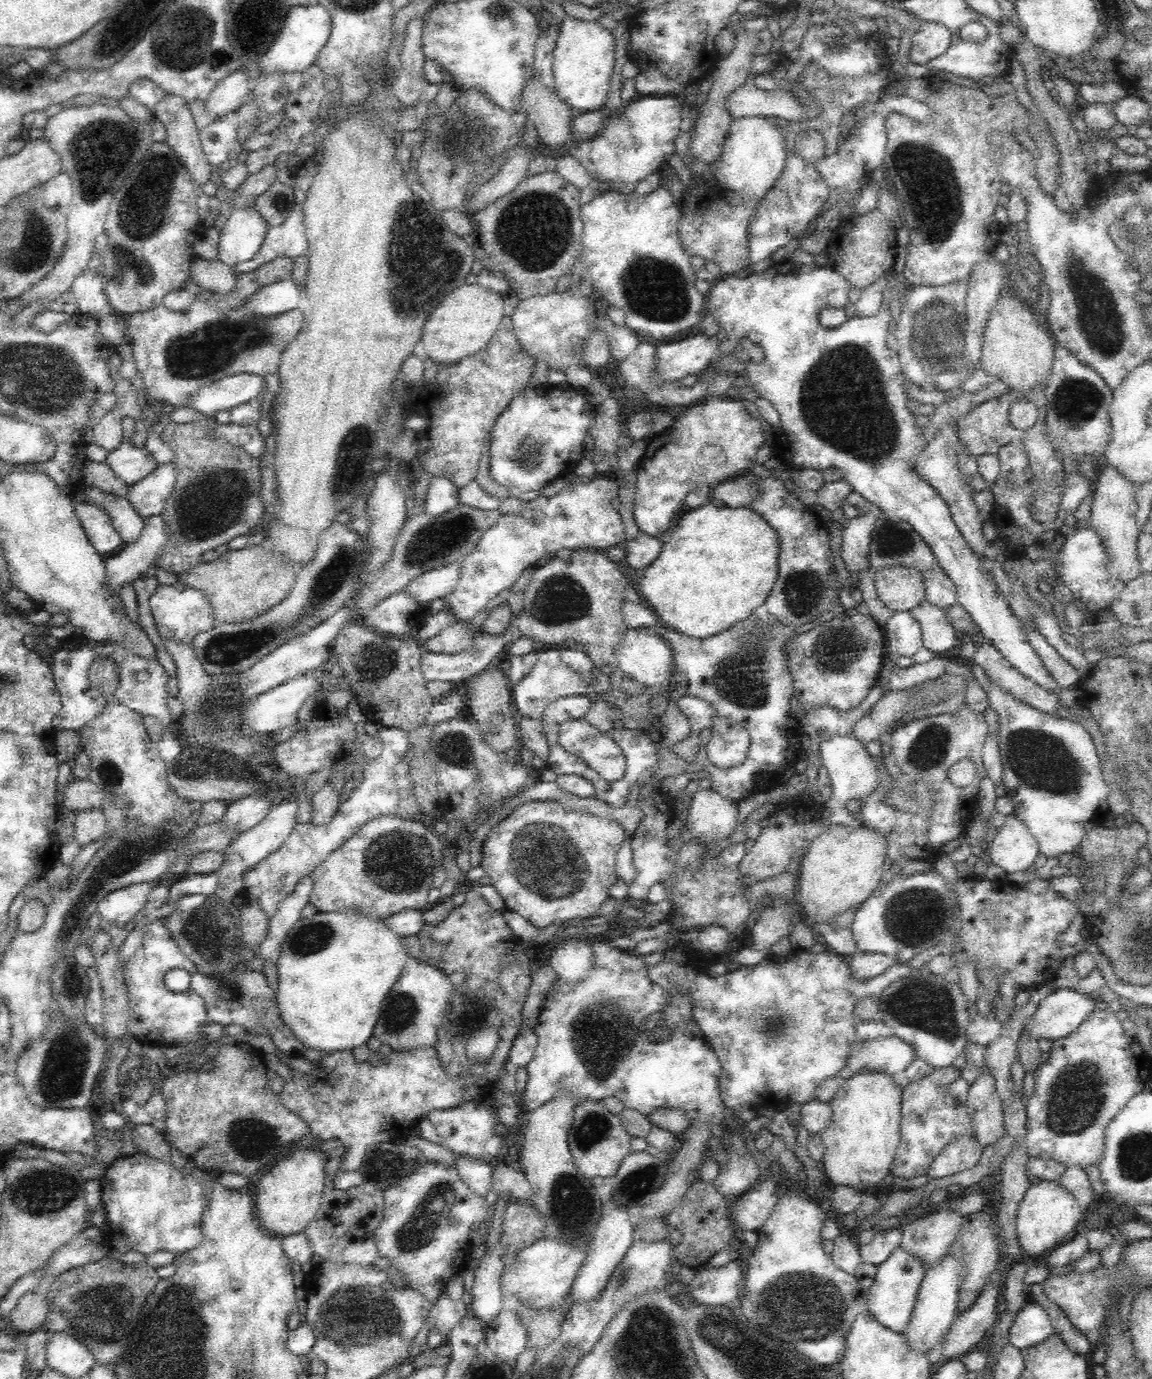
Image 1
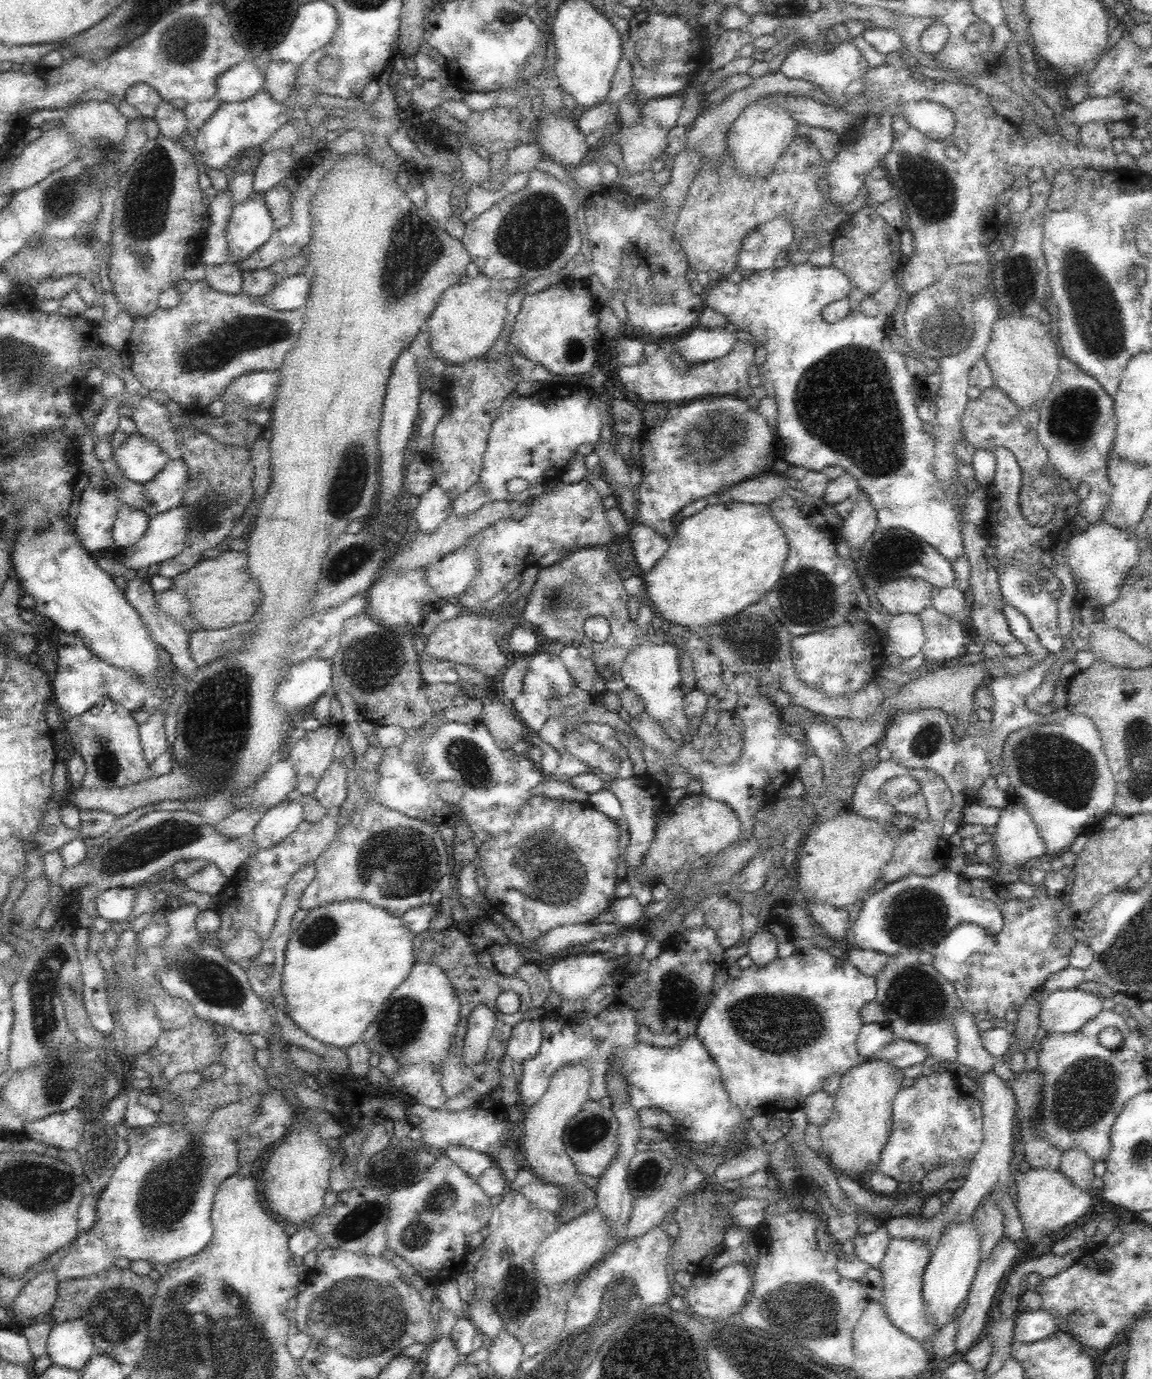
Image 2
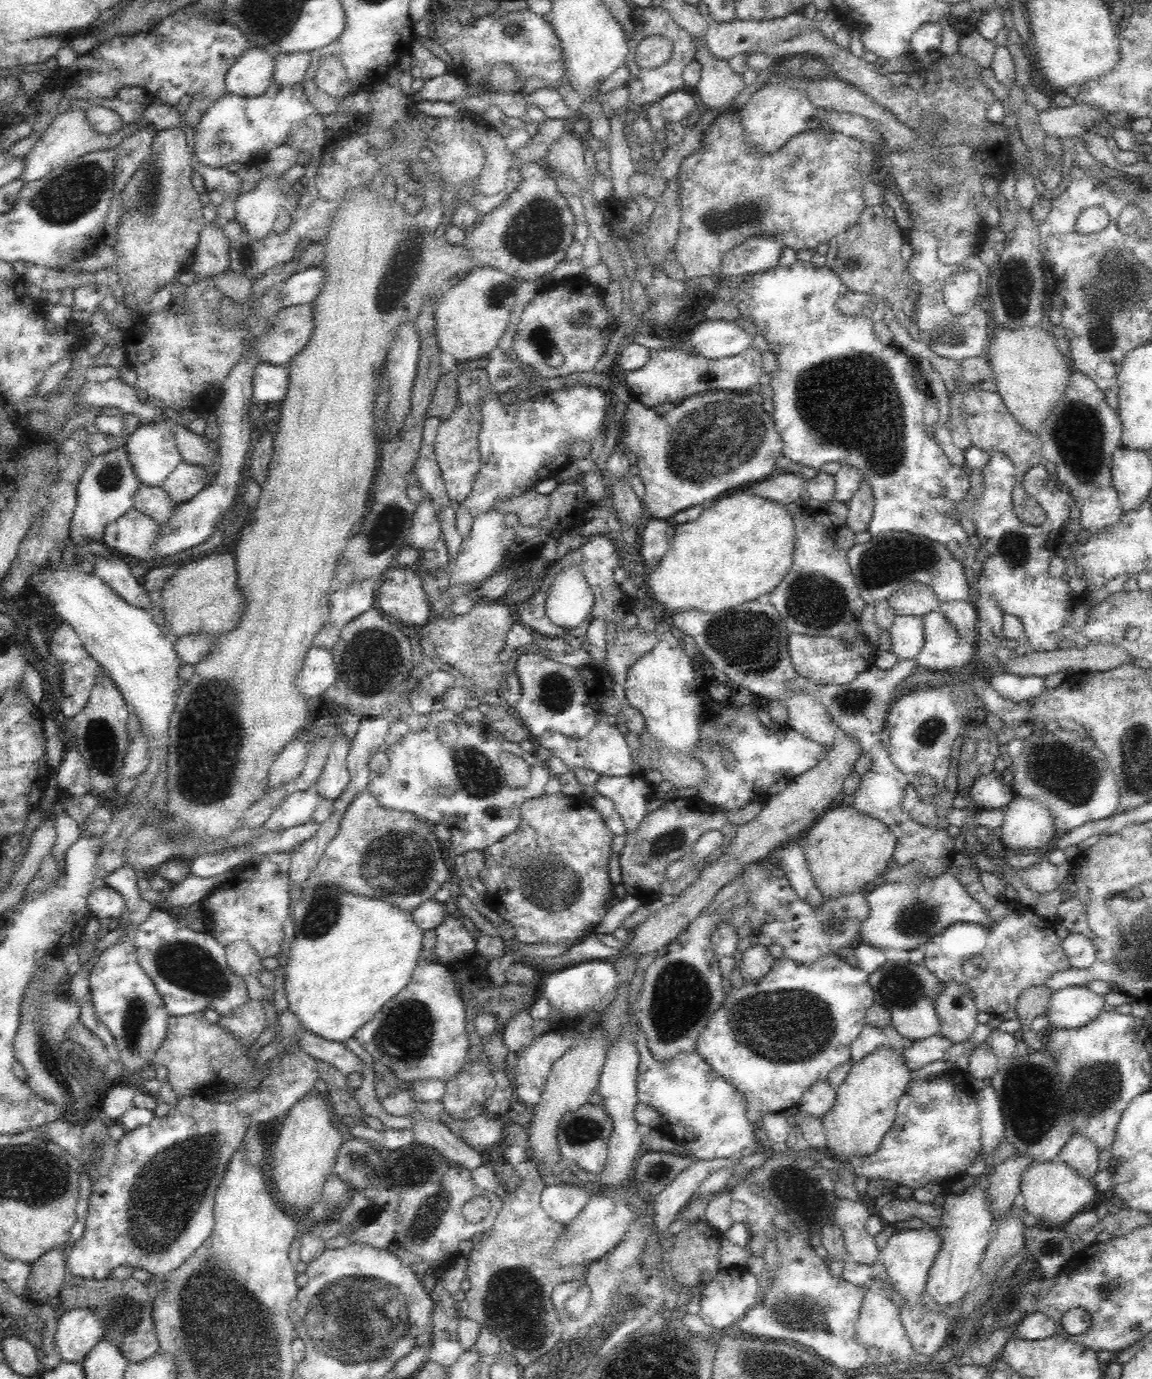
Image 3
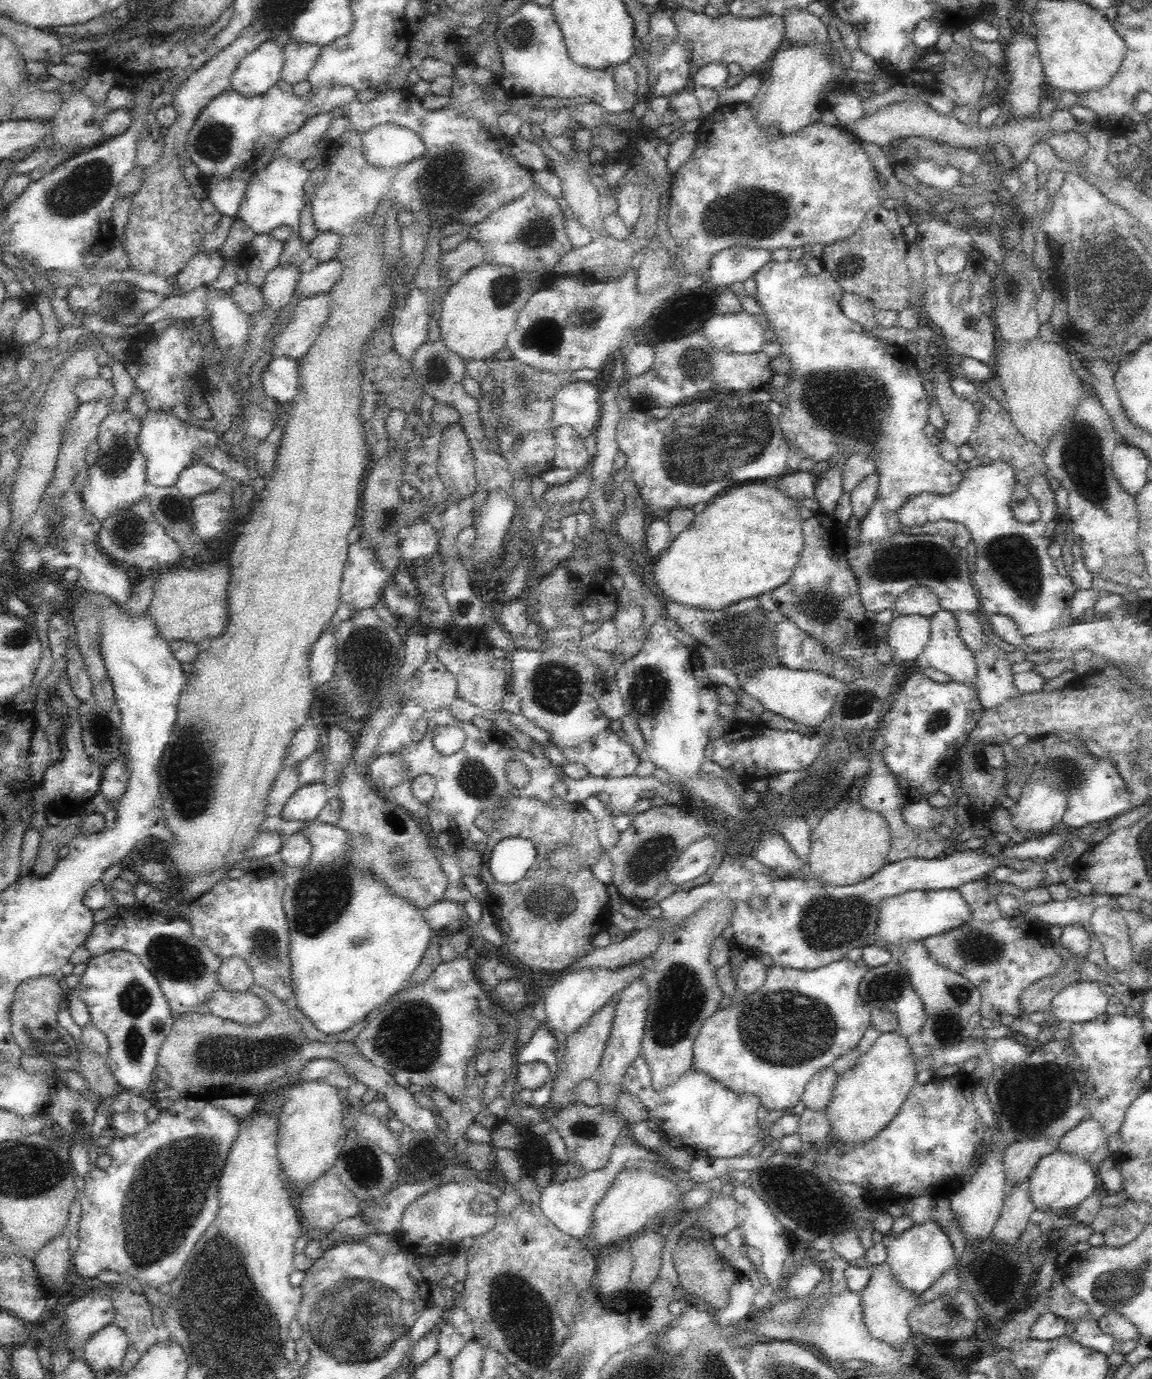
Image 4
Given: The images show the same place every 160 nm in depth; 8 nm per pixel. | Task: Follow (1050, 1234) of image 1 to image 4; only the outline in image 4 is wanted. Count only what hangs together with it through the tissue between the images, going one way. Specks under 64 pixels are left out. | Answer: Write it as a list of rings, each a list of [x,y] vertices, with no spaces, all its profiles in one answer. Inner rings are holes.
[[[1056,1151],[1043,1156],[1032,1170],[1029,1179],[1030,1198],[1035,1210],[1054,1211],[1074,1208],[1096,1190],[1097,1168],[1088,1164],[1084,1157]]]

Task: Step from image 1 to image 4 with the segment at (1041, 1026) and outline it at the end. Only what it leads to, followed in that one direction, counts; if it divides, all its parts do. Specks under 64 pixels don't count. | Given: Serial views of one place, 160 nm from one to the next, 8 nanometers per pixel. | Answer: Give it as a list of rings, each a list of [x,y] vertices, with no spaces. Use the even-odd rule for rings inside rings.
[[[1077,980],[1068,984],[1052,999],[1050,1013],[1056,1023],[1087,1023],[1089,1020],[1098,1019],[1107,1009],[1109,996],[1098,985],[1098,981]]]

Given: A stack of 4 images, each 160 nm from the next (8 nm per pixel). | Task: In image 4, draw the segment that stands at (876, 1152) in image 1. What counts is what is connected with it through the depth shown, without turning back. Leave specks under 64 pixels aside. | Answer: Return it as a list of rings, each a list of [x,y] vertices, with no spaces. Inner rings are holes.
[[[896,1032],[882,1033],[858,1062],[837,1075],[832,1067],[816,1072],[806,1083],[802,1094],[804,1108],[825,1110],[830,1121],[830,1133],[844,1143],[872,1140],[899,1113],[908,1092],[917,1083],[917,1059],[912,1053],[910,1040]]]

